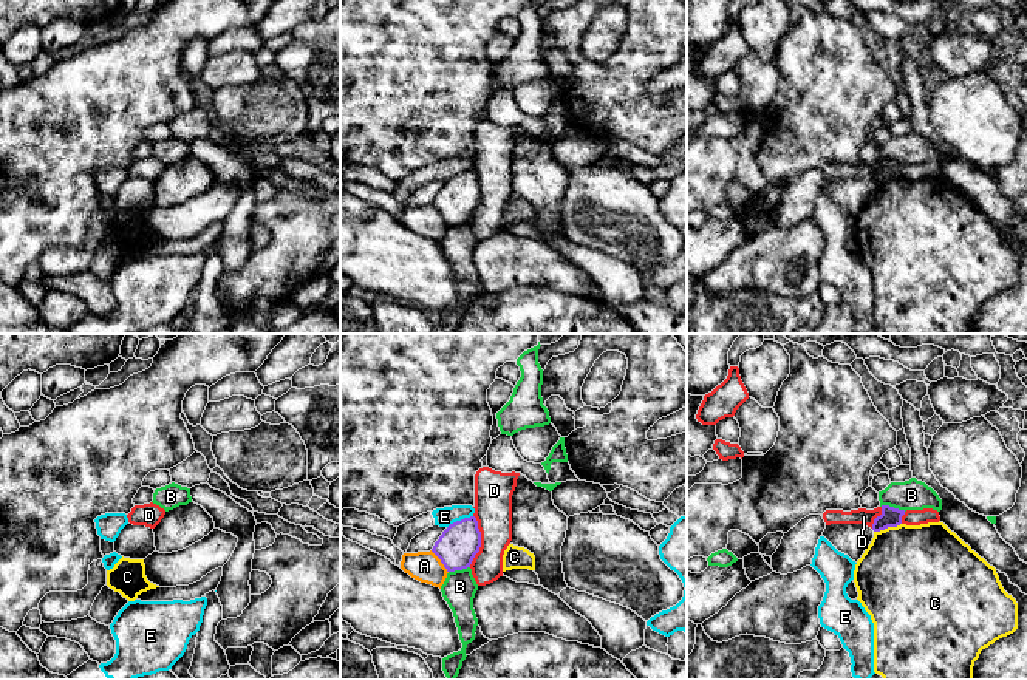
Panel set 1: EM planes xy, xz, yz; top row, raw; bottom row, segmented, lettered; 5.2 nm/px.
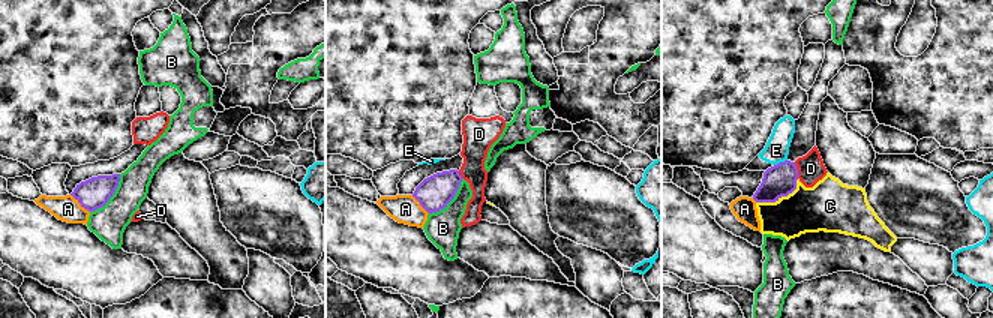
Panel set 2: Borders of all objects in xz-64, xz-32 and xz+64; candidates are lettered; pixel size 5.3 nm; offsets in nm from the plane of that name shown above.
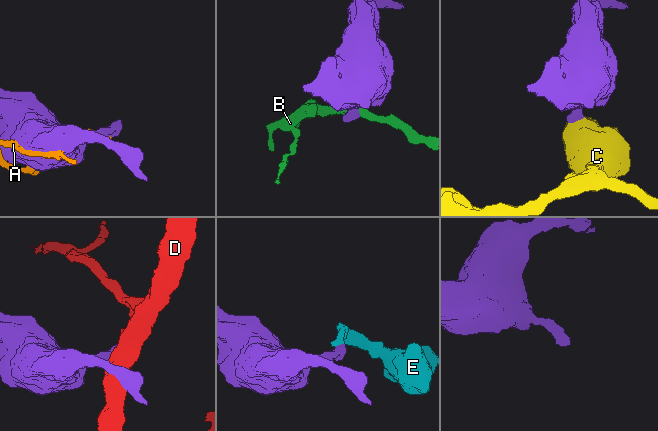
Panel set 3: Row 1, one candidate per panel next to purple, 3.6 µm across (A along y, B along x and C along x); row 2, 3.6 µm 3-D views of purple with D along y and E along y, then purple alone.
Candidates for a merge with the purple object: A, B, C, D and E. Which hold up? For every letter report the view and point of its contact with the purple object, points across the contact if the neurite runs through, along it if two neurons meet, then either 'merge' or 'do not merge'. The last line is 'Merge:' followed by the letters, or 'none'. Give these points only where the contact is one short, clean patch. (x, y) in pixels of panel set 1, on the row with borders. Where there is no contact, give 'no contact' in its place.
A: xz (441, 561) | do not merge
B: yz (893, 507) | do not merge
C: yz (887, 527) | along yz (900, 523), (874, 532) | do not merge
D: xz (480, 541) | do not merge
E: xz (461, 520) | along xz (472, 515), (457, 520), (447, 527) | do not merge
Merge: none

